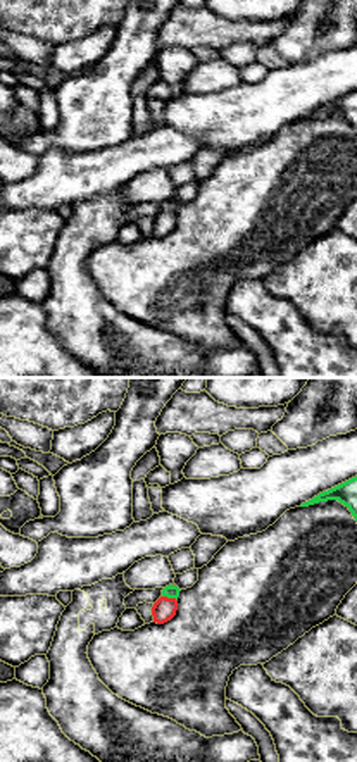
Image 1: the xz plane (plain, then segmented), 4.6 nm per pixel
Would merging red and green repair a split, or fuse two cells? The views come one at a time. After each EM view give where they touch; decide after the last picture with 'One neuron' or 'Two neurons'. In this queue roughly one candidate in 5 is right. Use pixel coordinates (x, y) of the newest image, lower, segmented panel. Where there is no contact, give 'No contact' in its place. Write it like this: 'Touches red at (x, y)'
Touches red at (169, 599)

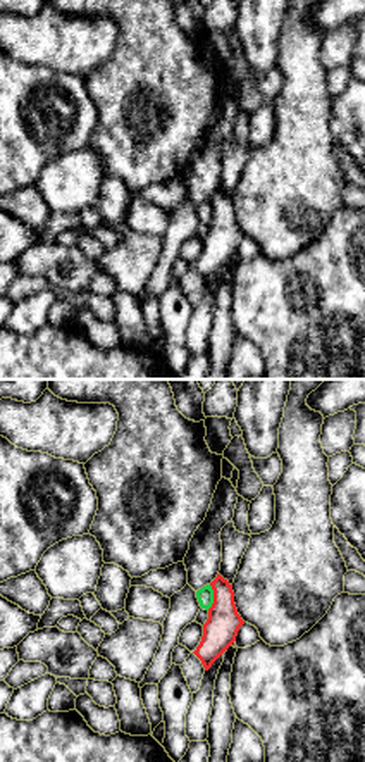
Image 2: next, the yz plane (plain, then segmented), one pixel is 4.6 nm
Touches red at (214, 597)

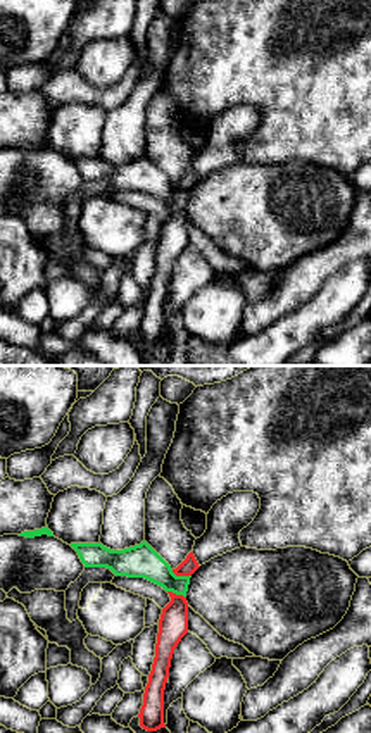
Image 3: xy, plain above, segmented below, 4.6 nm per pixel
Touches red at (182, 575)

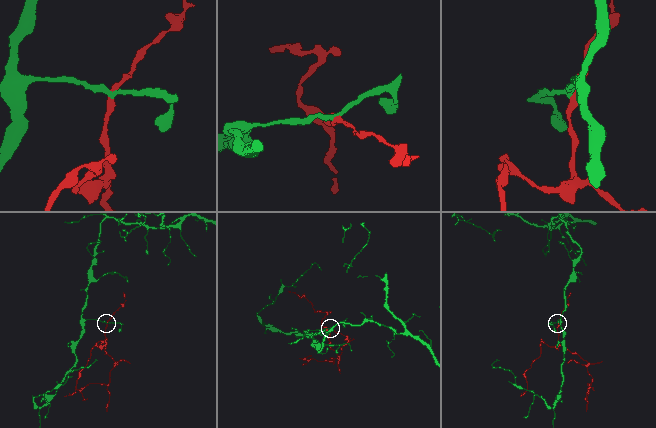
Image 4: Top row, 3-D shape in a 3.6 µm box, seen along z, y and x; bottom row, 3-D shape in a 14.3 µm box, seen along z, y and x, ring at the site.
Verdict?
Two neurons

